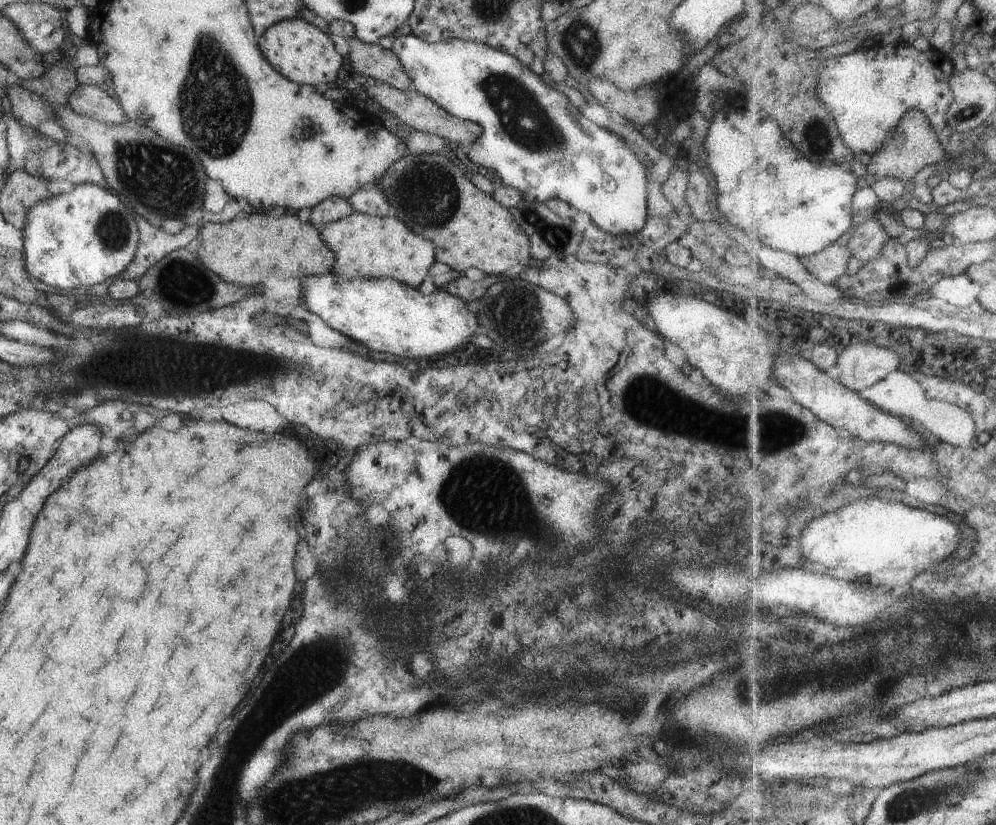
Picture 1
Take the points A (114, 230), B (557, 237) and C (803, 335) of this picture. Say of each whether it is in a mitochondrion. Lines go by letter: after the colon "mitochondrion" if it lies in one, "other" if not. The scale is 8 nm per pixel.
A: mitochondrion
B: mitochondrion
C: other

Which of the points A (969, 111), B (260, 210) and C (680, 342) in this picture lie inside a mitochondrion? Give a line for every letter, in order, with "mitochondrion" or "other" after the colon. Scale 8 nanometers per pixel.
A: mitochondrion
B: other
C: other

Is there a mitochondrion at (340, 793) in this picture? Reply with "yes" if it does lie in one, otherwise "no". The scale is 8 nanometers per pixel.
yes

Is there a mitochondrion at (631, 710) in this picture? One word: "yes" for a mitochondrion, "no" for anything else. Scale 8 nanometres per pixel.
no

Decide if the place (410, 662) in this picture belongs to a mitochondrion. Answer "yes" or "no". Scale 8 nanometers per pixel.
no

